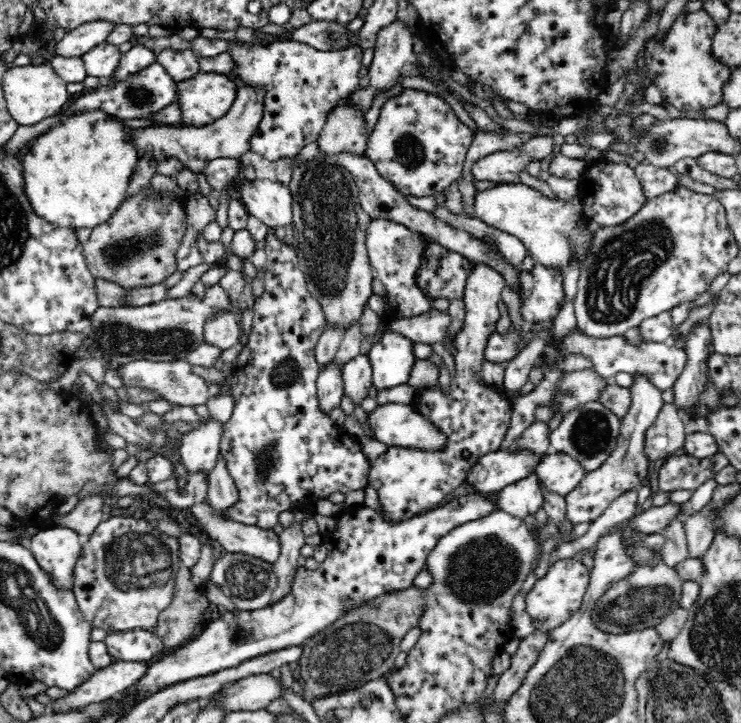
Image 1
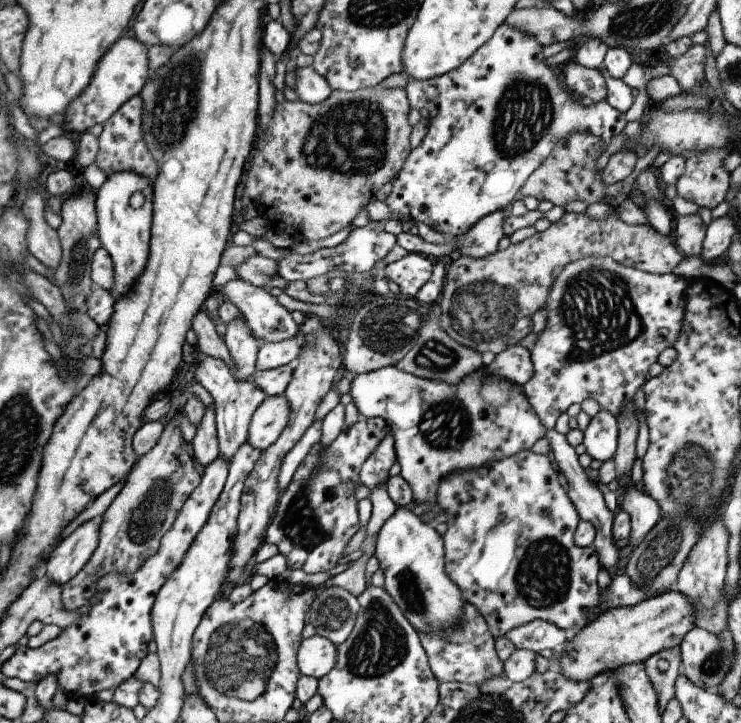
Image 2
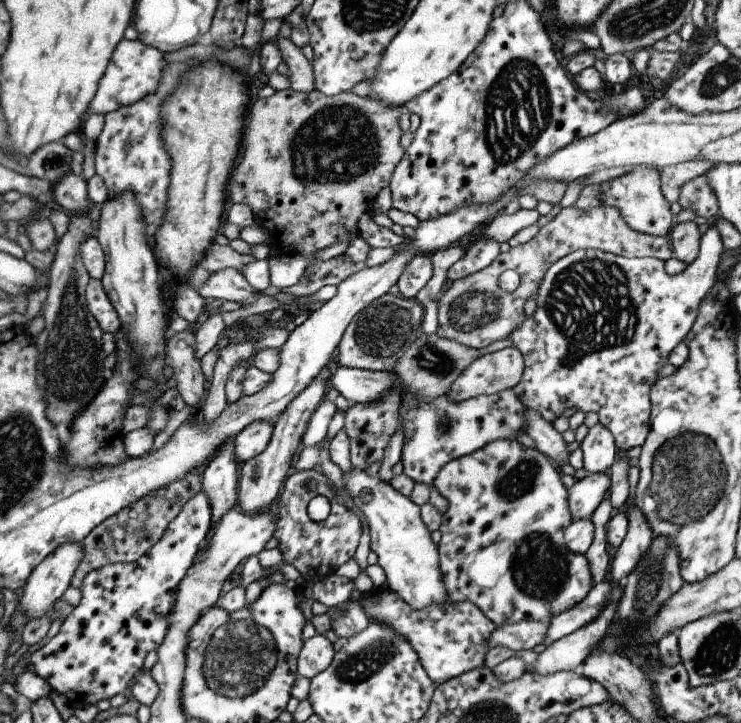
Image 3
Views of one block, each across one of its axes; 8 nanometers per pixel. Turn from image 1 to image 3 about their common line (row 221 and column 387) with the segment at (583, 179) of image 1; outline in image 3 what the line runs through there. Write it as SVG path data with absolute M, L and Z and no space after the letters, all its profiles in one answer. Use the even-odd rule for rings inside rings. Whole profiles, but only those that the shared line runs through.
M372 590L371 598L359 600L365 616L383 626L389 626L403 636L415 650L421 666L435 685L457 678L473 668L485 667L485 653L489 649L489 636L495 625L469 601L433 604L421 610L411 610L395 592Z

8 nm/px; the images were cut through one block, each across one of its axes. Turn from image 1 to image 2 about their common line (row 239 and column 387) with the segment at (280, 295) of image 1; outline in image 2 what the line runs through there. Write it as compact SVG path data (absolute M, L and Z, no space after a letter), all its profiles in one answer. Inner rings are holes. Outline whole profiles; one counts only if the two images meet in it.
M422 253L407 256L385 265L382 276L395 283L403 297L413 299L415 293L431 276L434 260Z

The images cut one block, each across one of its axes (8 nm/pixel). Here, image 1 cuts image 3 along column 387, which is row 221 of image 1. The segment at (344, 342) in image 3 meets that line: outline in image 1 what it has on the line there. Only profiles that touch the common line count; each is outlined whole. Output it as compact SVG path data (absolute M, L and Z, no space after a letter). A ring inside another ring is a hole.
M320 153L306 166L296 168L291 177L289 190L293 199L293 238L301 270L305 275L305 288L320 304L327 326L343 334L351 326L358 324L373 293L371 282L376 274L370 265L366 249L367 228L371 217L360 208L358 186L350 172L340 166L337 158Z

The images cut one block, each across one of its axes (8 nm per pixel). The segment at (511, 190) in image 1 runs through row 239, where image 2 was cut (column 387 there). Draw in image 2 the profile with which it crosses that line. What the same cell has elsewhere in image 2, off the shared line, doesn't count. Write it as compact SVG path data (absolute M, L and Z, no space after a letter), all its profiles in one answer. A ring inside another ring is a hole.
M397 506L395 512L377 531L373 556L384 574L384 589L393 598L393 602L405 615L413 630L418 634L431 634L437 638L445 634L445 630L455 630L457 622L461 622L463 604L466 602L461 596L461 591L451 582L448 574L445 574L442 537L435 531L434 525L421 522L411 510Z

